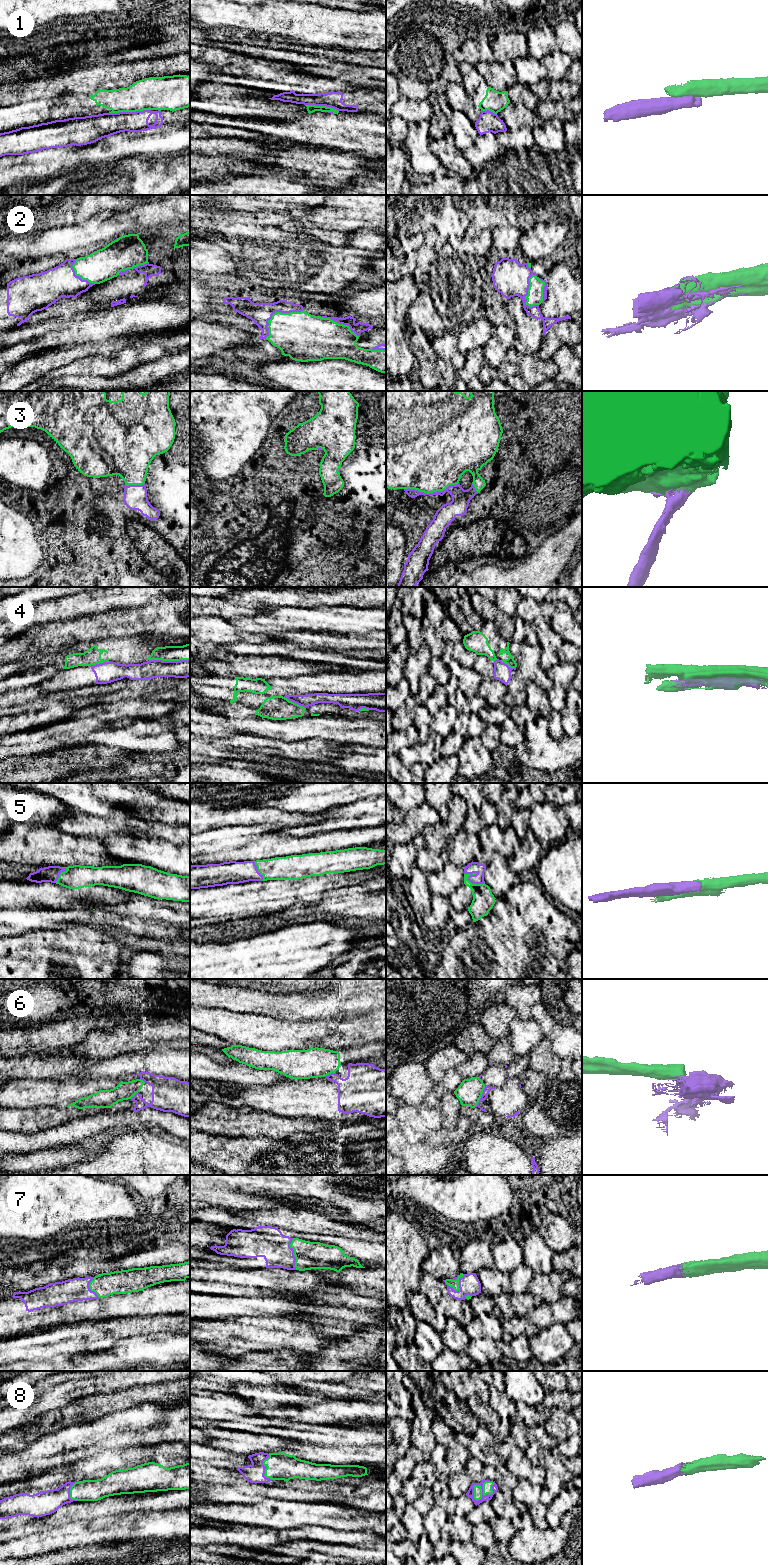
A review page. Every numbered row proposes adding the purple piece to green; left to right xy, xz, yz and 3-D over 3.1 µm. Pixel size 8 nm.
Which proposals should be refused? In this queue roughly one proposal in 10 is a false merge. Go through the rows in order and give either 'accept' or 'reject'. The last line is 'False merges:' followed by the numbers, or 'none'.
1: reject
2: accept
3: accept
4: reject
5: accept
6: reject
7: accept
8: accept
False merges: 1, 4, 6

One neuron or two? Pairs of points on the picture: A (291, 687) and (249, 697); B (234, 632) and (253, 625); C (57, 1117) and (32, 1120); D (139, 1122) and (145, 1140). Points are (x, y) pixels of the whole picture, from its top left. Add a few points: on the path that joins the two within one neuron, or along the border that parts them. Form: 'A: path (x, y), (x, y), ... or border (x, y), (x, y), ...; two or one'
A: border (272, 689), (276, 695); two
B: border (227, 619), (232, 624), (245, 630), (265, 633); two
C: path (51, 1117), (38, 1119); one
D: border (142, 1127), (151, 1128); two

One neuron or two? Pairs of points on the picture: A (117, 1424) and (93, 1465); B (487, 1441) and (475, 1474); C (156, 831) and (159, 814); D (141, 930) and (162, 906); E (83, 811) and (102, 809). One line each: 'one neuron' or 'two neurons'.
A: two neurons
B: two neurons
C: two neurons
D: two neurons
E: one neuron

